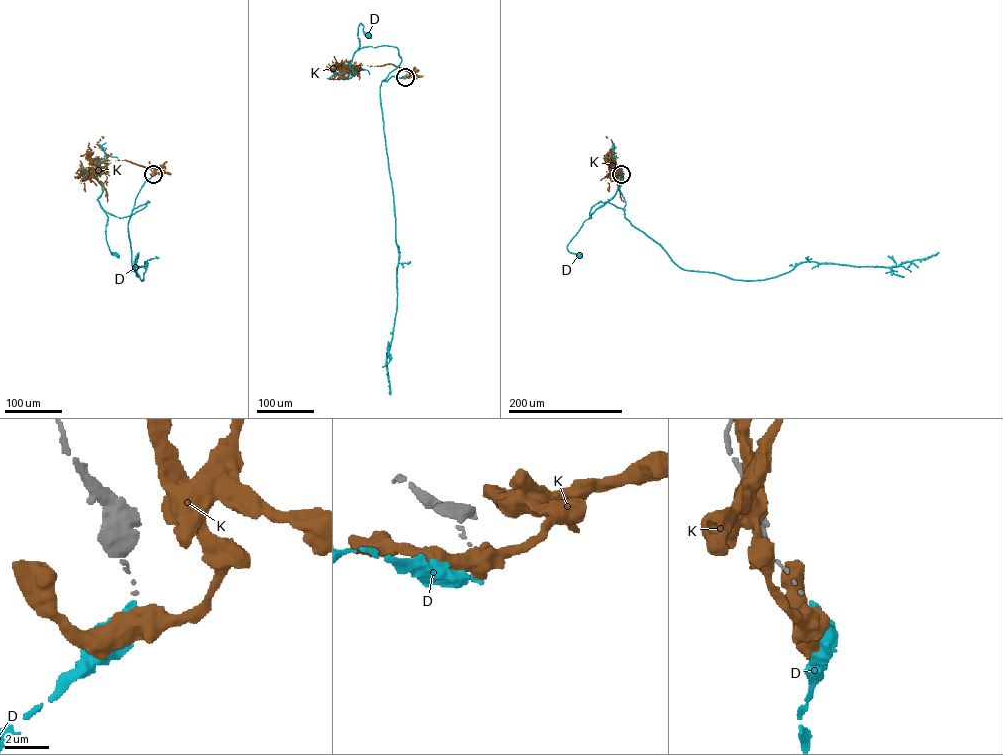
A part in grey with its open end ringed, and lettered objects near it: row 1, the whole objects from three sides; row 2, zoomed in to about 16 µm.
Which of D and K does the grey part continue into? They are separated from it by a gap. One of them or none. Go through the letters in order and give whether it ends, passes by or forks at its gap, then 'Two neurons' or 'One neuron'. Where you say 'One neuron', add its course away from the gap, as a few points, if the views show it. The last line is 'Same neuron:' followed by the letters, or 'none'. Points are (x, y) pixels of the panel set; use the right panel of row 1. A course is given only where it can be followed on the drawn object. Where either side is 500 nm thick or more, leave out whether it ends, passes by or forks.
D: It ends there. One neuron. Its course: (622, 175), (619, 189), (625, 206), (600, 201), (591, 207), (591, 218), (594, 212), (567, 247), (579, 255)
K: Two neurons
Same neuron: D

